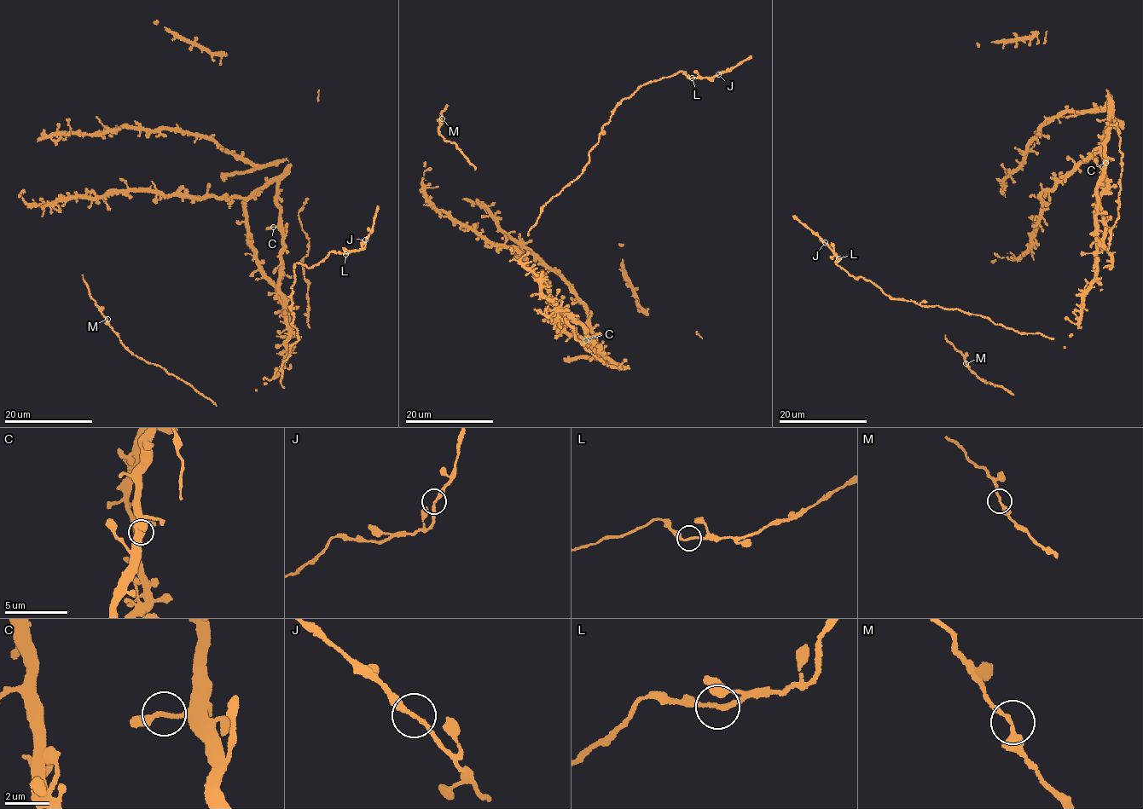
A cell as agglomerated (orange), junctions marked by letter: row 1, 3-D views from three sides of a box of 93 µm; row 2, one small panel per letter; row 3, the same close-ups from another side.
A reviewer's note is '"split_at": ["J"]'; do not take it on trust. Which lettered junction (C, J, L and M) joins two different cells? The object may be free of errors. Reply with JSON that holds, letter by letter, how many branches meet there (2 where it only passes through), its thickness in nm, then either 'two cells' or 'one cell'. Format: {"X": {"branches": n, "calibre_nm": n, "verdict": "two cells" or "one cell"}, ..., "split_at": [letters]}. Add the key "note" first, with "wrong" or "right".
{"note": "wrong", "C": {"branches": 2, "calibre_nm": 200, "verdict": "one cell"}, "J": {"branches": 2, "calibre_nm": 200, "verdict": "one cell"}, "L": {"branches": 2, "calibre_nm": 180, "verdict": "one cell"}, "M": {"branches": 2, "calibre_nm": 240, "verdict": "one cell"}, "split_at": []}

